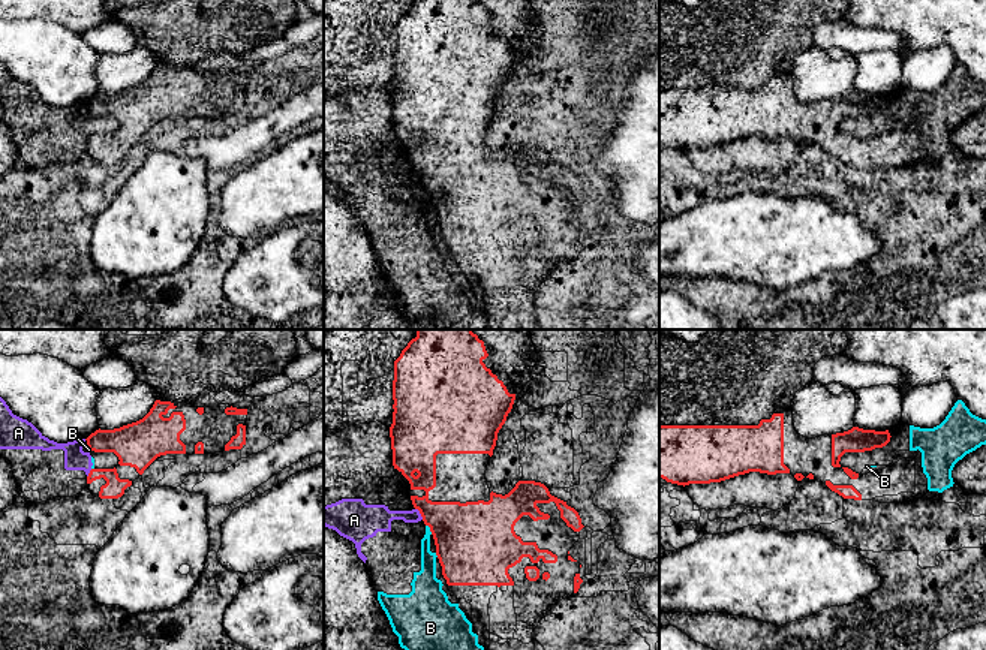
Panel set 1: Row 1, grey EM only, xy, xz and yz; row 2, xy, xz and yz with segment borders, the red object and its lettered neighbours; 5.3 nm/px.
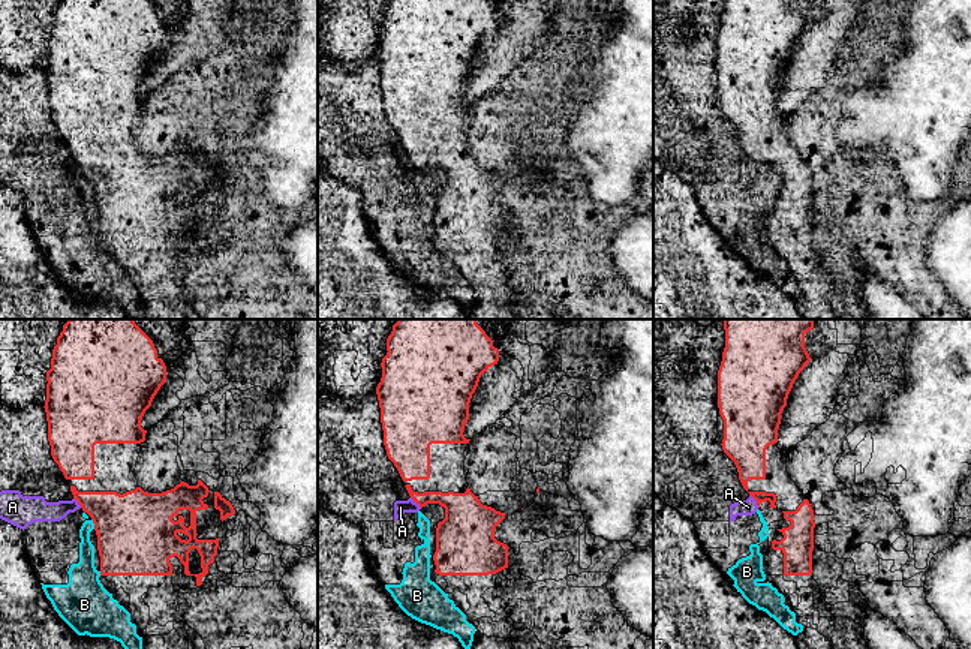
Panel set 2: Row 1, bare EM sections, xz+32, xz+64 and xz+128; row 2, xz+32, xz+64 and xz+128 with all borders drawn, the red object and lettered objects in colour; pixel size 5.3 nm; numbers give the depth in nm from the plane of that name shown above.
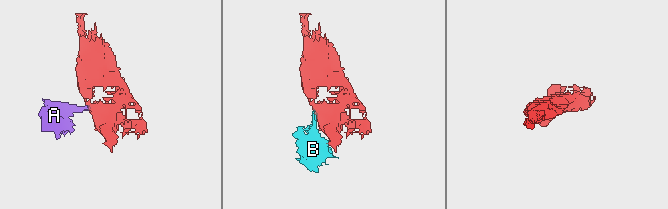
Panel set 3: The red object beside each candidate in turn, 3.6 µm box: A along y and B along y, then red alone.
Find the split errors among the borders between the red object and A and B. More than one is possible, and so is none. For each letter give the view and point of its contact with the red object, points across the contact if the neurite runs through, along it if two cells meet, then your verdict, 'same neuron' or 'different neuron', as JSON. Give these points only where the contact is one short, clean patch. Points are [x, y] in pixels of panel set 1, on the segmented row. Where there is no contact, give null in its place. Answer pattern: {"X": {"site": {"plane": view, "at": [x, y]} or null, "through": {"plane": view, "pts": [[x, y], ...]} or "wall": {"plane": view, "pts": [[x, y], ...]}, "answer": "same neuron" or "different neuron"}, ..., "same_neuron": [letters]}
{"A": {"site": {"plane": "xz", "at": [420, 512]}, "wall": {"plane": "xz", "pts": [[415, 508], [423, 518]]}, "answer": "different neuron"}, "B": {"site": {"plane": "xz", "at": [430, 529]}, "answer": "different neuron"}, "same_neuron": []}

